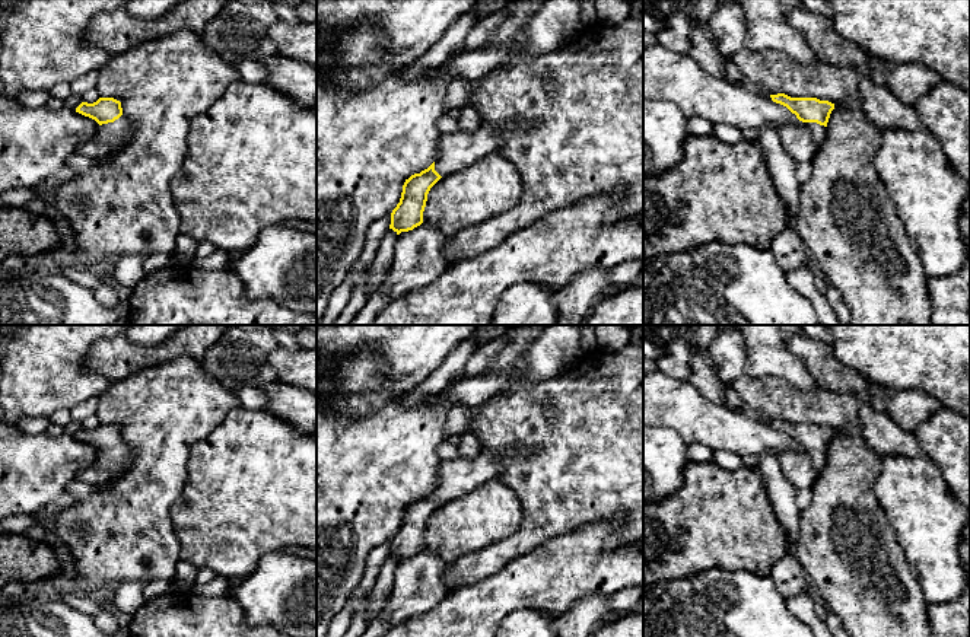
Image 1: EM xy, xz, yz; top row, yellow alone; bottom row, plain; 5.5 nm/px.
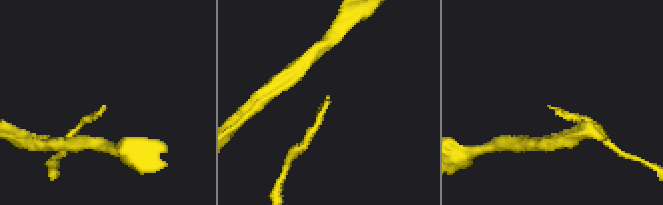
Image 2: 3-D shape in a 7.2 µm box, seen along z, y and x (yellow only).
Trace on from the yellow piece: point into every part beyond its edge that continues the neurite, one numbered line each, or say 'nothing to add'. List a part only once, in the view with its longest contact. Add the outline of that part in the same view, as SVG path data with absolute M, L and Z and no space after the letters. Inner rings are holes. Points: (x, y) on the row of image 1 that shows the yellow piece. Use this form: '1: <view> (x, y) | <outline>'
1: yz (801, 140) | M785 122L777 136L783 149L796 162L811 162L826 138L826 127L817 122Z

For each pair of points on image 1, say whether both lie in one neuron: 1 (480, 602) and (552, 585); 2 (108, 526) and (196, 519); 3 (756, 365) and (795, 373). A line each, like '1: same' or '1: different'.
1: same
2: different
3: same

